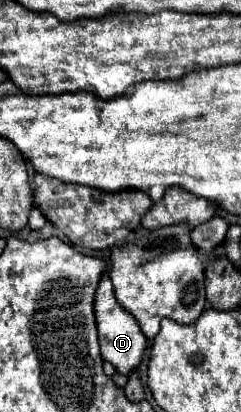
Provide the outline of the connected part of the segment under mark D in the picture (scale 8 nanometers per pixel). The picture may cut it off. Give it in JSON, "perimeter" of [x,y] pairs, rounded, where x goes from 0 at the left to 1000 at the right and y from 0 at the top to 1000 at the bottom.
{"perimeter":[[[427,667],[427,677],[411,682],[402,711],[394,711],[394,769],[402,769],[402,799],[411,799],[411,833],[419,833],[419,862],[436,876],[452,876],[485,905],[535,910],[544,900],[568,896],[568,886],[585,881],[602,847],[610,847],[610,818],[593,813],[568,774],[519,755],[477,716],[469,716],[469,692],[461,677],[444,667]]]}

